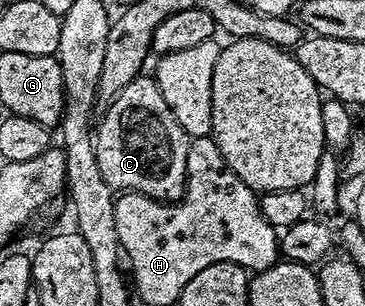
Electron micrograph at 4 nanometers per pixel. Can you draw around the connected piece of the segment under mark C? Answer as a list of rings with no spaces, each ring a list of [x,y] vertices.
[[[139,76],[116,96],[111,106],[105,107],[102,123],[97,123],[93,135],[96,164],[100,168],[100,176],[108,180],[110,189],[115,192],[133,192],[147,194],[149,198],[157,198],[159,202],[176,202],[186,190],[186,169],[188,168],[188,148],[190,135],[180,128],[176,116],[172,116],[172,108],[164,100],[157,82],[150,76]]]

